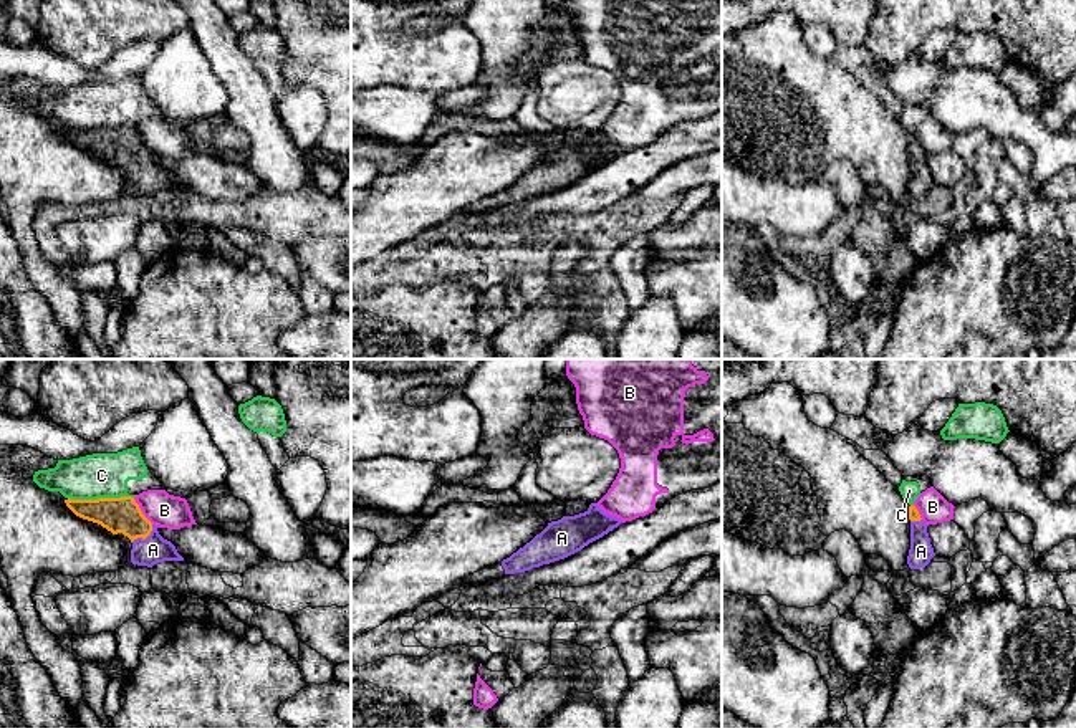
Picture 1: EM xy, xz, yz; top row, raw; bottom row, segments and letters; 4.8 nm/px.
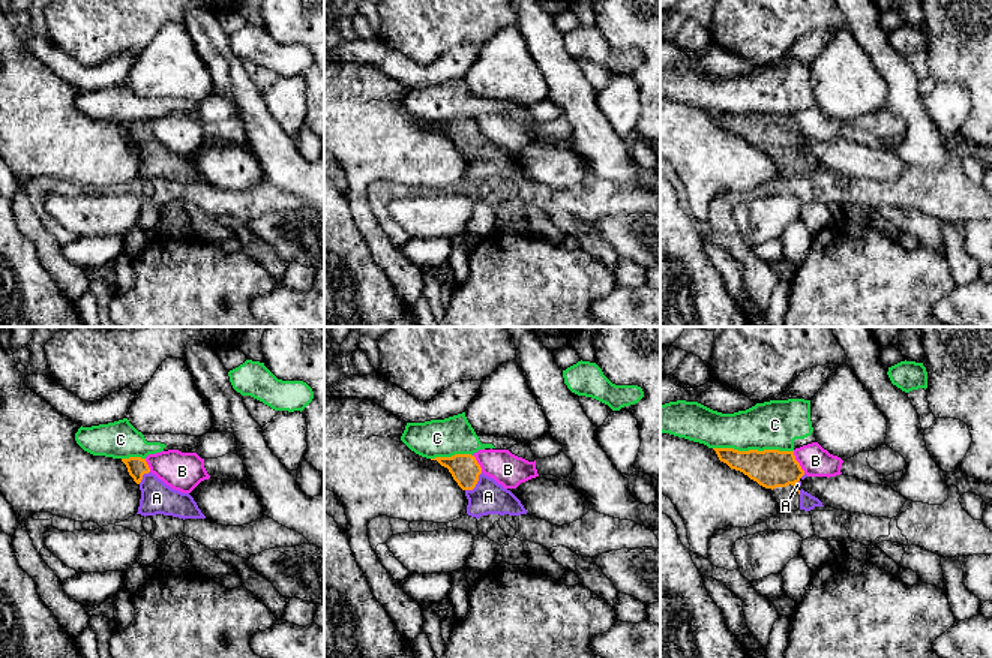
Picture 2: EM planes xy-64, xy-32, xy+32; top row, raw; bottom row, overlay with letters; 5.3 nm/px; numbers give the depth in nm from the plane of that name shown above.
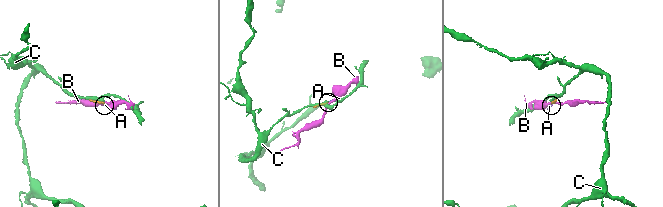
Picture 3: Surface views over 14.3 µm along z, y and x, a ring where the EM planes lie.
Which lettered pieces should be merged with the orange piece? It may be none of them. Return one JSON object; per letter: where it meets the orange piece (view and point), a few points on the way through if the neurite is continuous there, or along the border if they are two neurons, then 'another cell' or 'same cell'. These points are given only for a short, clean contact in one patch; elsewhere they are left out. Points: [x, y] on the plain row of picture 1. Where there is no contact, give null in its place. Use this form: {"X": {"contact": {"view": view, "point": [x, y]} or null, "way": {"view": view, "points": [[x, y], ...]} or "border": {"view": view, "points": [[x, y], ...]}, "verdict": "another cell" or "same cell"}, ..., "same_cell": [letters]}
{"A": {"contact": {"view": "xy", "point": [144, 167]}, "way": {"view": "xy", "points": [[123, 144], [144, 167], [153, 179]]}, "verdict": "same cell"}, "B": {"contact": {"view": "xy", "point": [141, 141]}, "border": {"view": "xy", "points": [[133, 128], [153, 153]]}, "verdict": "another cell"}, "C": {"contact": {"view": "xy", "point": [101, 128]}, "verdict": "another cell"}, "same_cell": ["A"]}

